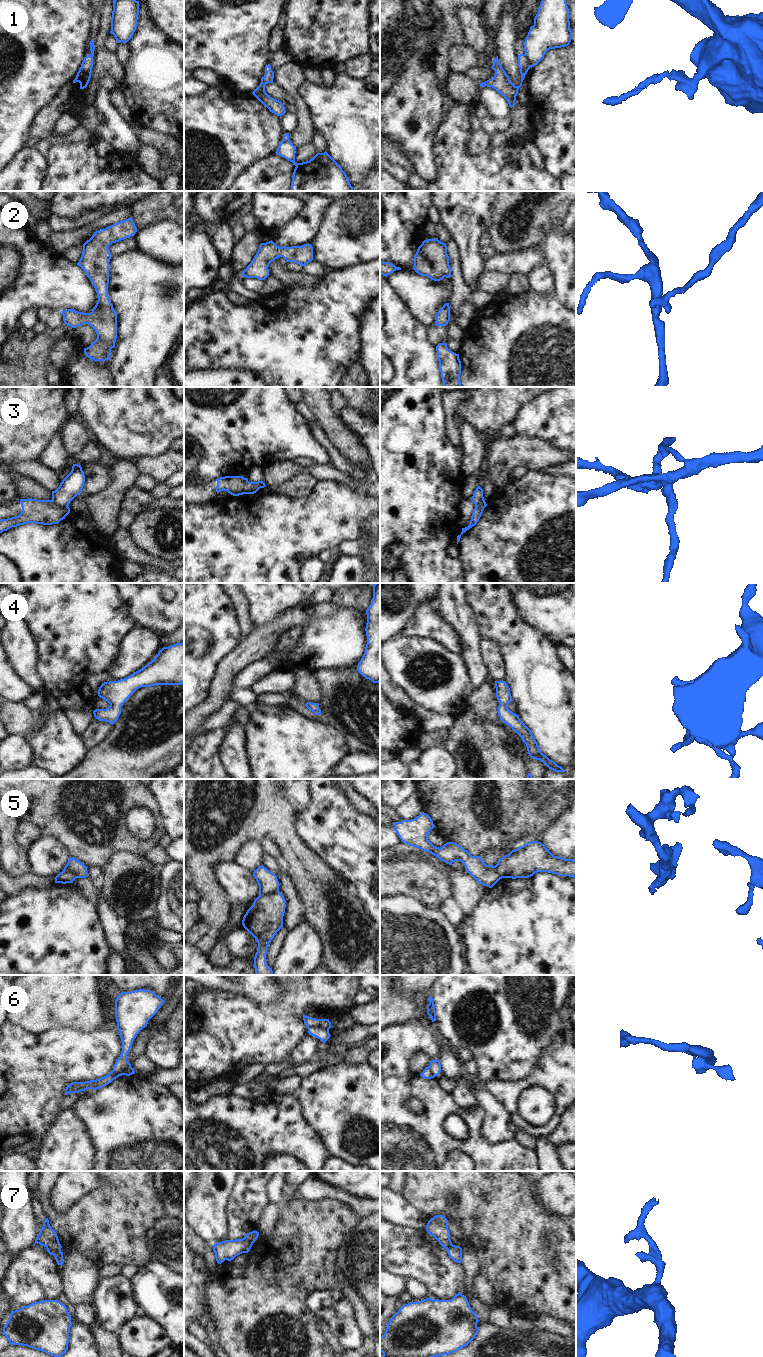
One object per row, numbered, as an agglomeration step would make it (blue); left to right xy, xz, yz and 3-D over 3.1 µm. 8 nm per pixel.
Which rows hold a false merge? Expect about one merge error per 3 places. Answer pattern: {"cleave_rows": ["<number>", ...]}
{"cleave_rows": ["1", "3", "5", "6", "7"]}

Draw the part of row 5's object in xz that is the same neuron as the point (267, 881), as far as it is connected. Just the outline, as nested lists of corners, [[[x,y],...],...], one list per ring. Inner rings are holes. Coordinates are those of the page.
[[[263,865],[259,866],[253,872],[253,876],[259,885],[259,895],[267,895],[279,890],[279,881],[277,876]]]

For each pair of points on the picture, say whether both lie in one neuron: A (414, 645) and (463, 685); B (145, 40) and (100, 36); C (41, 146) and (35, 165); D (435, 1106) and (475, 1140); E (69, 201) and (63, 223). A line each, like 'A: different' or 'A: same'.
A: same
B: different
C: different
D: same
E: different

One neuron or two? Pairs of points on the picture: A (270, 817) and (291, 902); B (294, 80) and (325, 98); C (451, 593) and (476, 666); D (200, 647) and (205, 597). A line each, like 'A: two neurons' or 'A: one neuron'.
A: two neurons
B: two neurons
C: one neuron
D: one neuron

